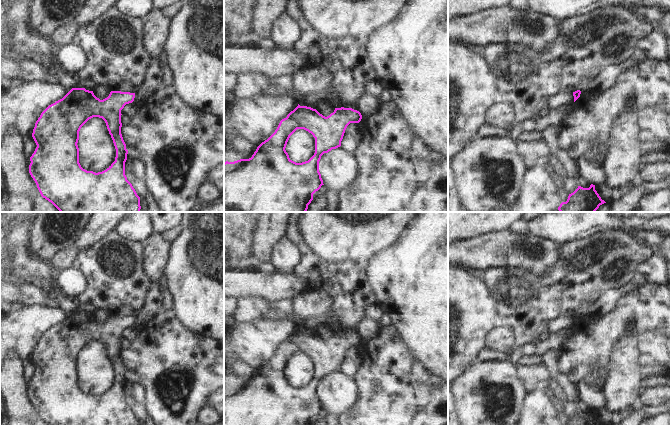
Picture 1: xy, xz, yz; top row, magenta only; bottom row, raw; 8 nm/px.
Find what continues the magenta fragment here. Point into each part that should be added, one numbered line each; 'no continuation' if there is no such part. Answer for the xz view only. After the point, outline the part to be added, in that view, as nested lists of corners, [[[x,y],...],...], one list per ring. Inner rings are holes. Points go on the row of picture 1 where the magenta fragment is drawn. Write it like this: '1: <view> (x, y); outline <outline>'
no continuation

